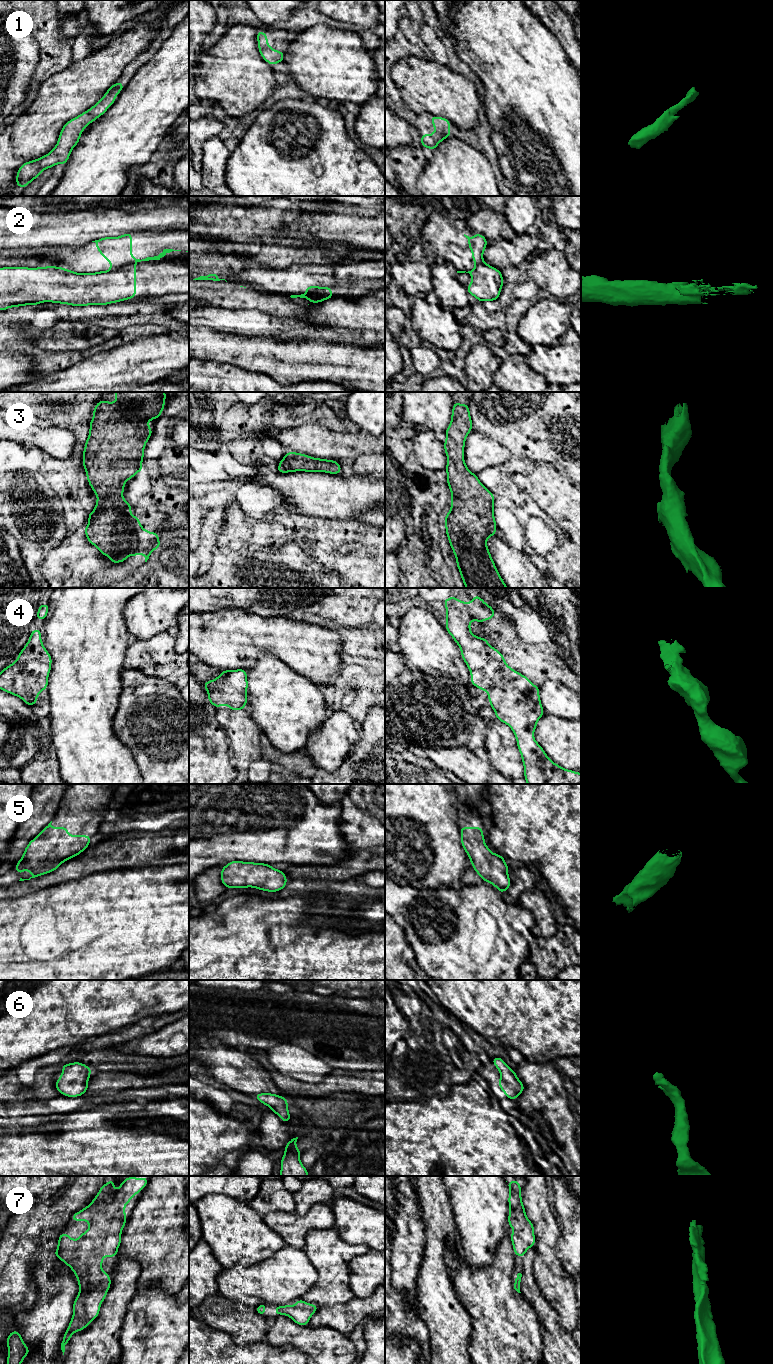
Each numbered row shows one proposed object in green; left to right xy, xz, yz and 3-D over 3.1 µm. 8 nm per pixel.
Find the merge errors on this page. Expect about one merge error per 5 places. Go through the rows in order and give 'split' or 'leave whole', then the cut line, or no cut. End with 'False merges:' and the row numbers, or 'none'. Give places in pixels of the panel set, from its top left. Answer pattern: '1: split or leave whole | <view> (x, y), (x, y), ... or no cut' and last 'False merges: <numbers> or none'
1: leave whole | no cut
2: split | xy (135, 262), (111, 269)
3: leave whole | no cut
4: leave whole | no cut
5: leave whole | no cut
6: leave whole | no cut
7: leave whole | no cut
False merges: 2

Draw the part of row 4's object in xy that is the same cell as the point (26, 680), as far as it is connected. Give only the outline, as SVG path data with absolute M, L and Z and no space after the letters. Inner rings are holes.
M32 629L16 661L0 672L0 689L22 699L29 707L48 688L52 657L45 649L41 630Z

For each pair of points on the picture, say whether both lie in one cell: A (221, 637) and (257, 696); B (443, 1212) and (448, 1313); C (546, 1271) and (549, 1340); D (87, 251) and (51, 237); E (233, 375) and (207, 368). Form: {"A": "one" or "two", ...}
{"A": "two", "B": "one", "C": "two", "D": "two", "E": "one"}

